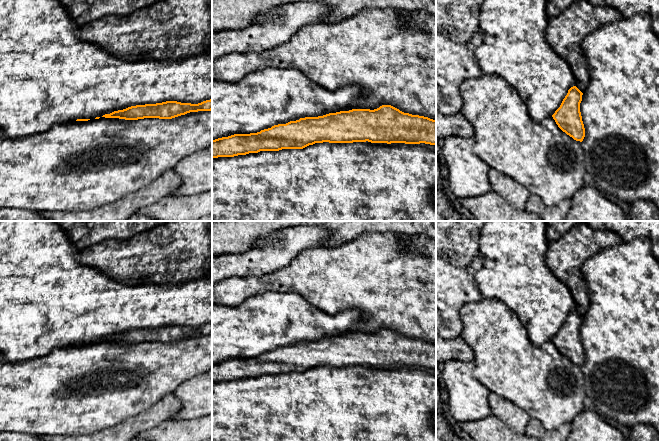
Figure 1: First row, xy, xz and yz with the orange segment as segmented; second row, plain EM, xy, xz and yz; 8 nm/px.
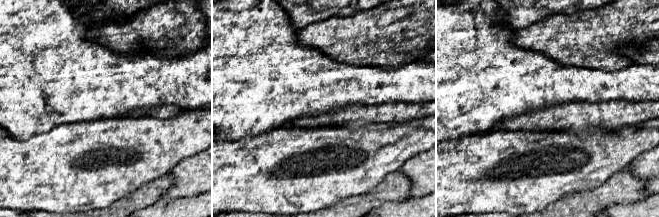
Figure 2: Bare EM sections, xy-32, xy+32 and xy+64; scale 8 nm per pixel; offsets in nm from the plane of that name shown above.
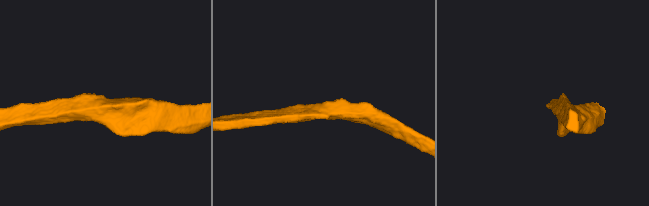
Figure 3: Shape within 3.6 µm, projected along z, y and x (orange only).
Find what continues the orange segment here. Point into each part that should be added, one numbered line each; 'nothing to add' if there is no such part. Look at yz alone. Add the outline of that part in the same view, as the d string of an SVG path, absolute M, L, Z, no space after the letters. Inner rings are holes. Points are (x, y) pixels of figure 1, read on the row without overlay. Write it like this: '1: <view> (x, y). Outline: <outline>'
nothing to add

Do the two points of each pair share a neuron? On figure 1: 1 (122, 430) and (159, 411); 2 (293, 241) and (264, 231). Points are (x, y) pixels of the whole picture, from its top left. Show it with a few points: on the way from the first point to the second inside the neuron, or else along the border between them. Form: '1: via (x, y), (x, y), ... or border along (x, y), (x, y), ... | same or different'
1: via (131, 428), (150, 418) | same
2: border along (278, 231), (266, 238), (259, 238), (253, 245) | different

